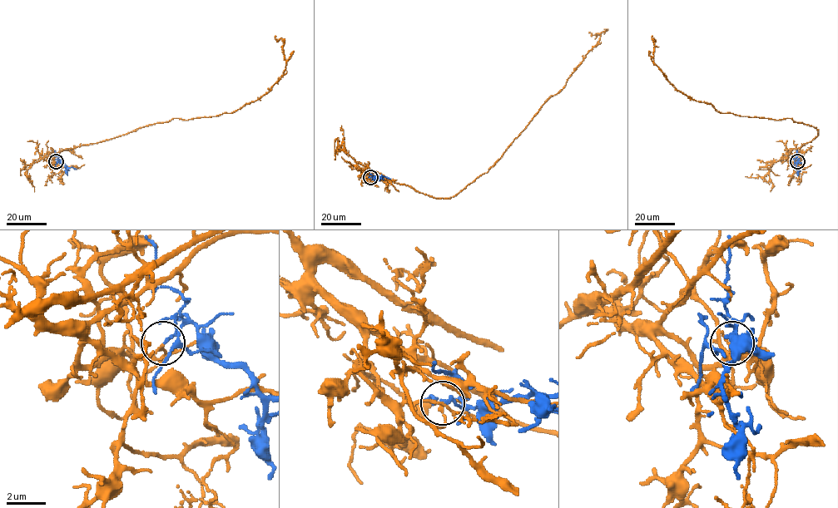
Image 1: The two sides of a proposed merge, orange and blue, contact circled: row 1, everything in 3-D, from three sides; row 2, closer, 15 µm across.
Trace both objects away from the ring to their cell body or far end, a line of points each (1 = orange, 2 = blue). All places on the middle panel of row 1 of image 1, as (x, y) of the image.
1: (370, 177), (358, 163), (434, 197), (456, 195), (488, 171), (561, 90), (599, 40), (600, 34), (589, 32)
2: (370, 178), (391, 179)

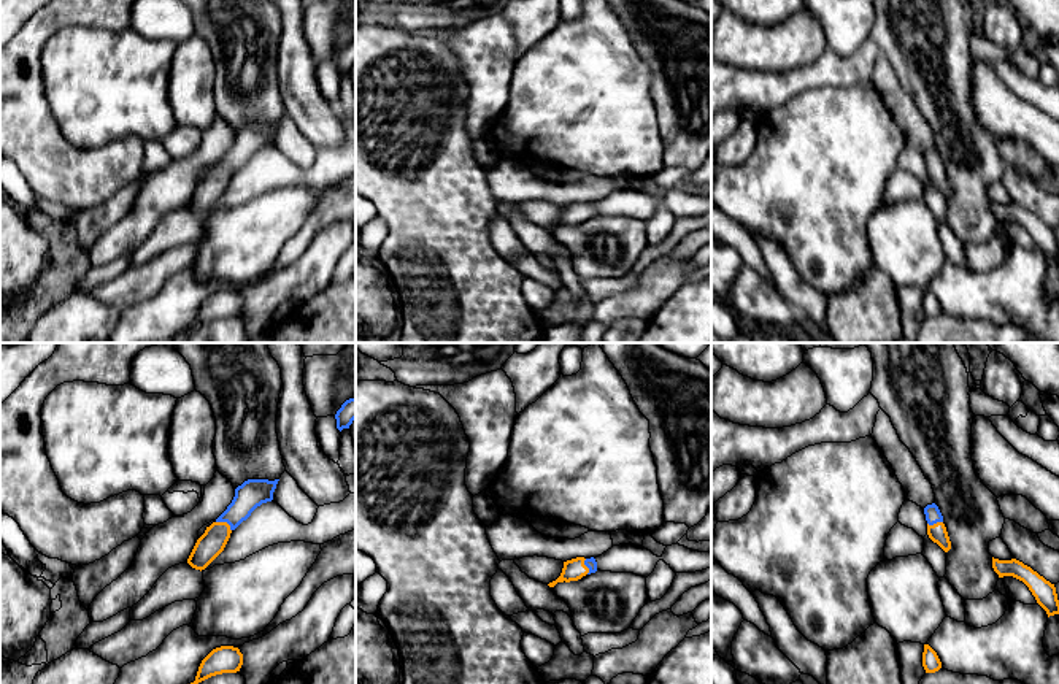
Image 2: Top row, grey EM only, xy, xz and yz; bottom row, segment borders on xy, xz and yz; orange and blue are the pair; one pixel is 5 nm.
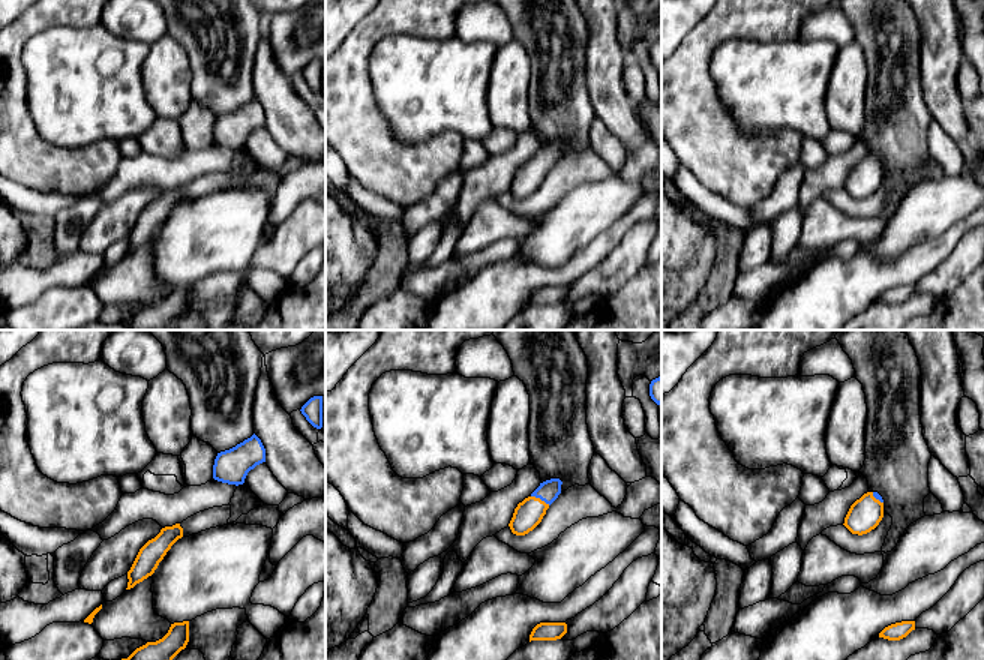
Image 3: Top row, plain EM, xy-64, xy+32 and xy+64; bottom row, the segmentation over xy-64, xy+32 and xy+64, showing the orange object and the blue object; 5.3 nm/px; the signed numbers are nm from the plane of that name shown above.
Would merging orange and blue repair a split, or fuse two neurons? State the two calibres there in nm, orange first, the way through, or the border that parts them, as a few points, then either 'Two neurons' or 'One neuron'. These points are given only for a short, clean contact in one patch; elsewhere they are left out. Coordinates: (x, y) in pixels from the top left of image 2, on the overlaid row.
Thickness 140 nm (orange) against 140 nm. Two neurons

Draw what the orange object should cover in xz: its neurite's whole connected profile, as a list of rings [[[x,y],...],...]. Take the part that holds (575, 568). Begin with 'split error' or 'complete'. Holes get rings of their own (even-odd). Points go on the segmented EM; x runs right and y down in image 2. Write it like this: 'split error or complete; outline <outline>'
complete; outline [[[576,557],[564,562],[560,576],[556,581],[549,582],[548,586],[554,587],[557,582],[578,581],[583,576],[586,576],[589,573],[589,568],[584,565],[584,560],[586,560],[584,557]]]

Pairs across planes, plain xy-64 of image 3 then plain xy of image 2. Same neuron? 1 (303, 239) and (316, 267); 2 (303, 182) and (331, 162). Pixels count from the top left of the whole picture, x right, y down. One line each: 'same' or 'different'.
1: same
2: different

